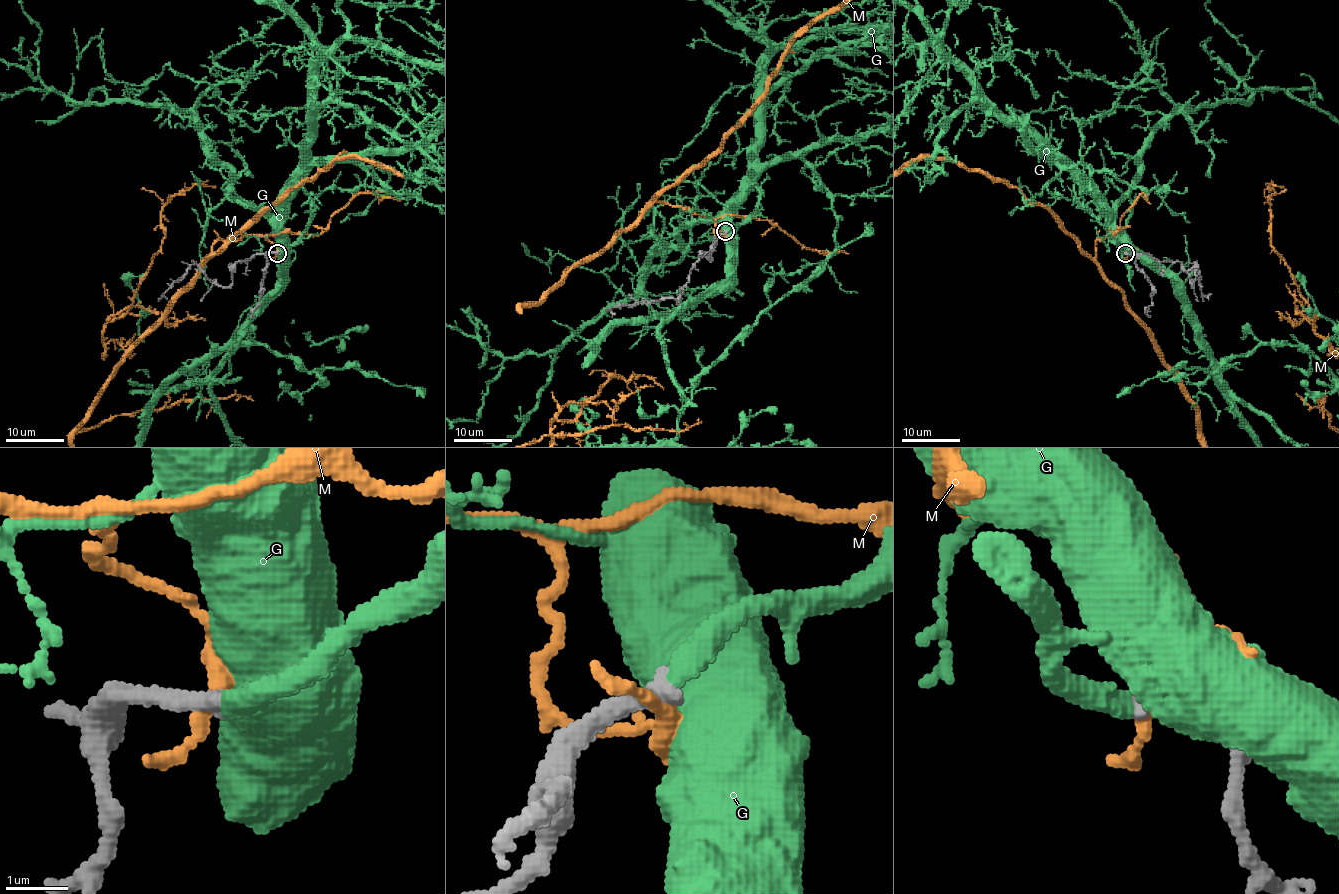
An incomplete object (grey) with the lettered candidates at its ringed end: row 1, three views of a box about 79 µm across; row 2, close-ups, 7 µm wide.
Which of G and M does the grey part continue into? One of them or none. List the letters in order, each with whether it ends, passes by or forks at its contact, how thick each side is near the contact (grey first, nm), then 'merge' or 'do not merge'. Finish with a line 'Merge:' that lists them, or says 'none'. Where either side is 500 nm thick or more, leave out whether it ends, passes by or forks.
G: it ends; calibres 360 and 360 nm; merge
M: it passes by; calibres 380 and 280 nm; do not merge
Merge: G

